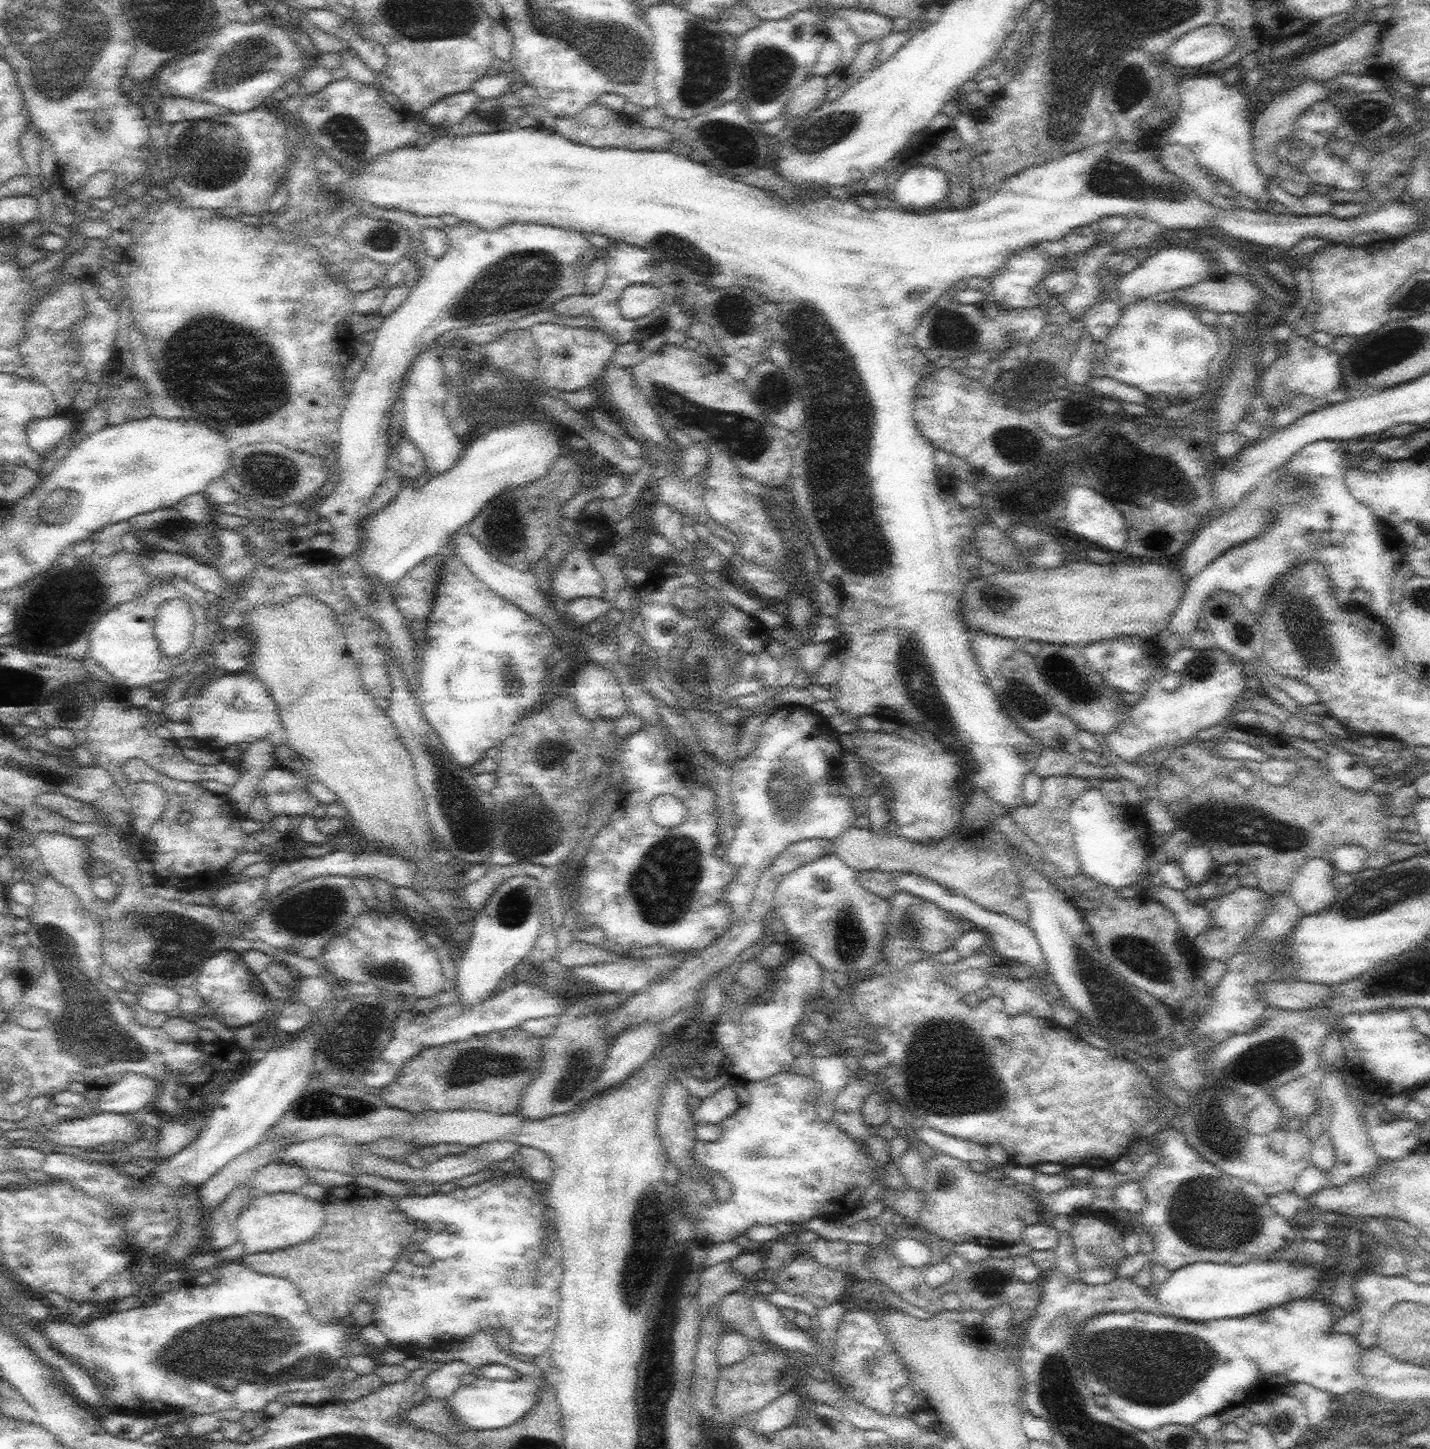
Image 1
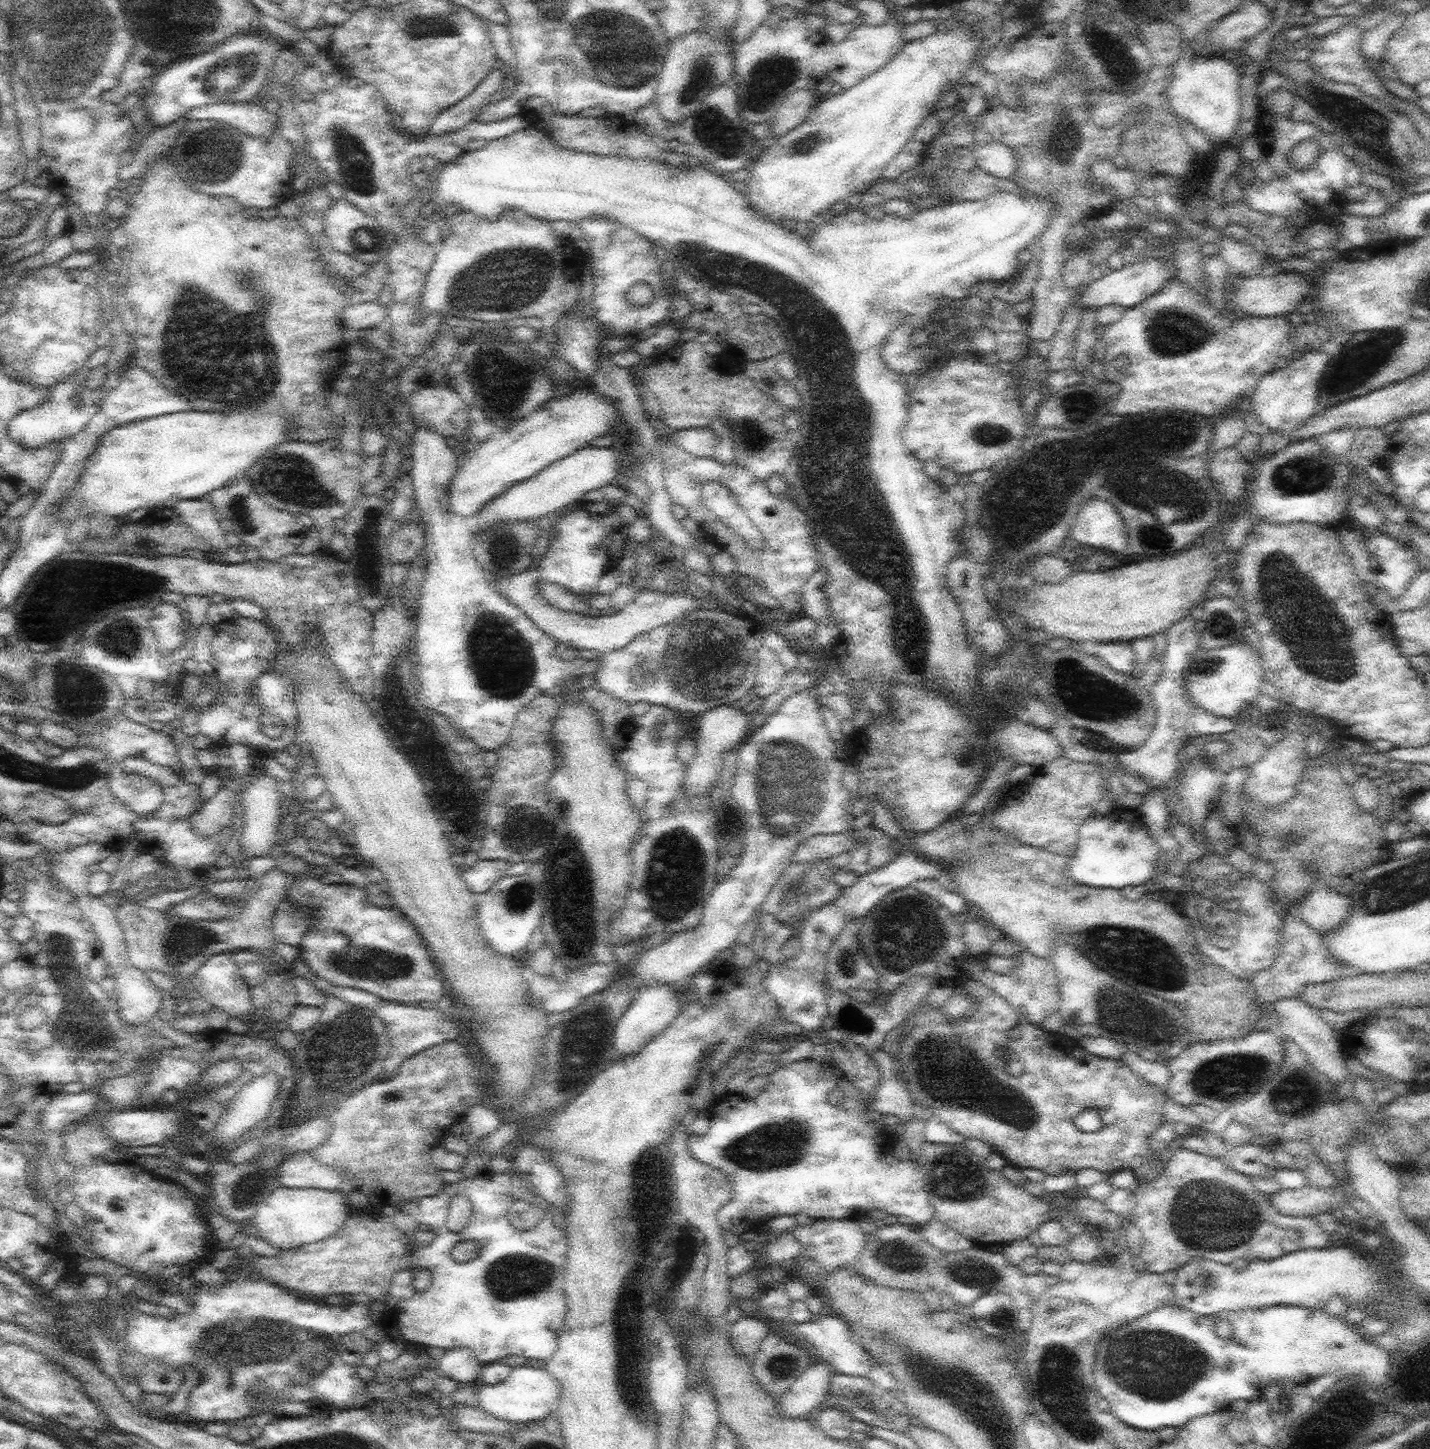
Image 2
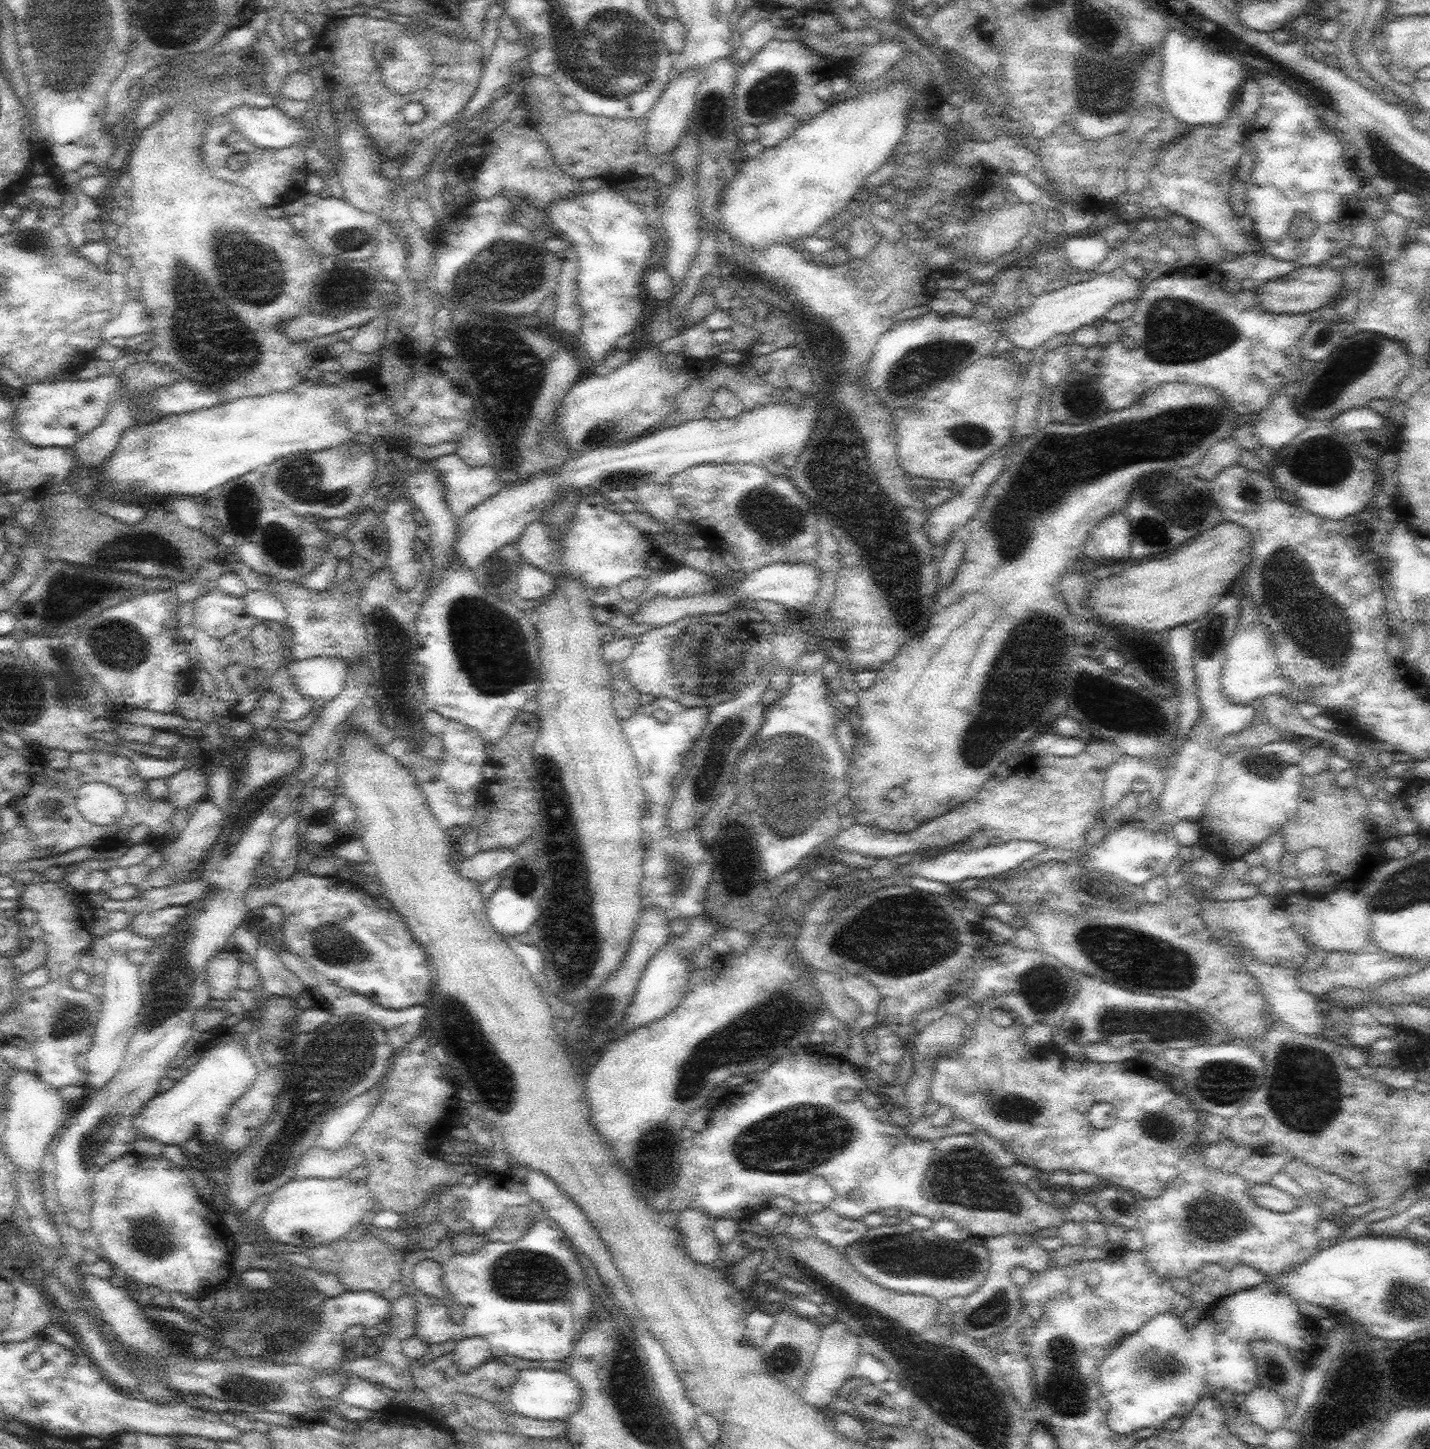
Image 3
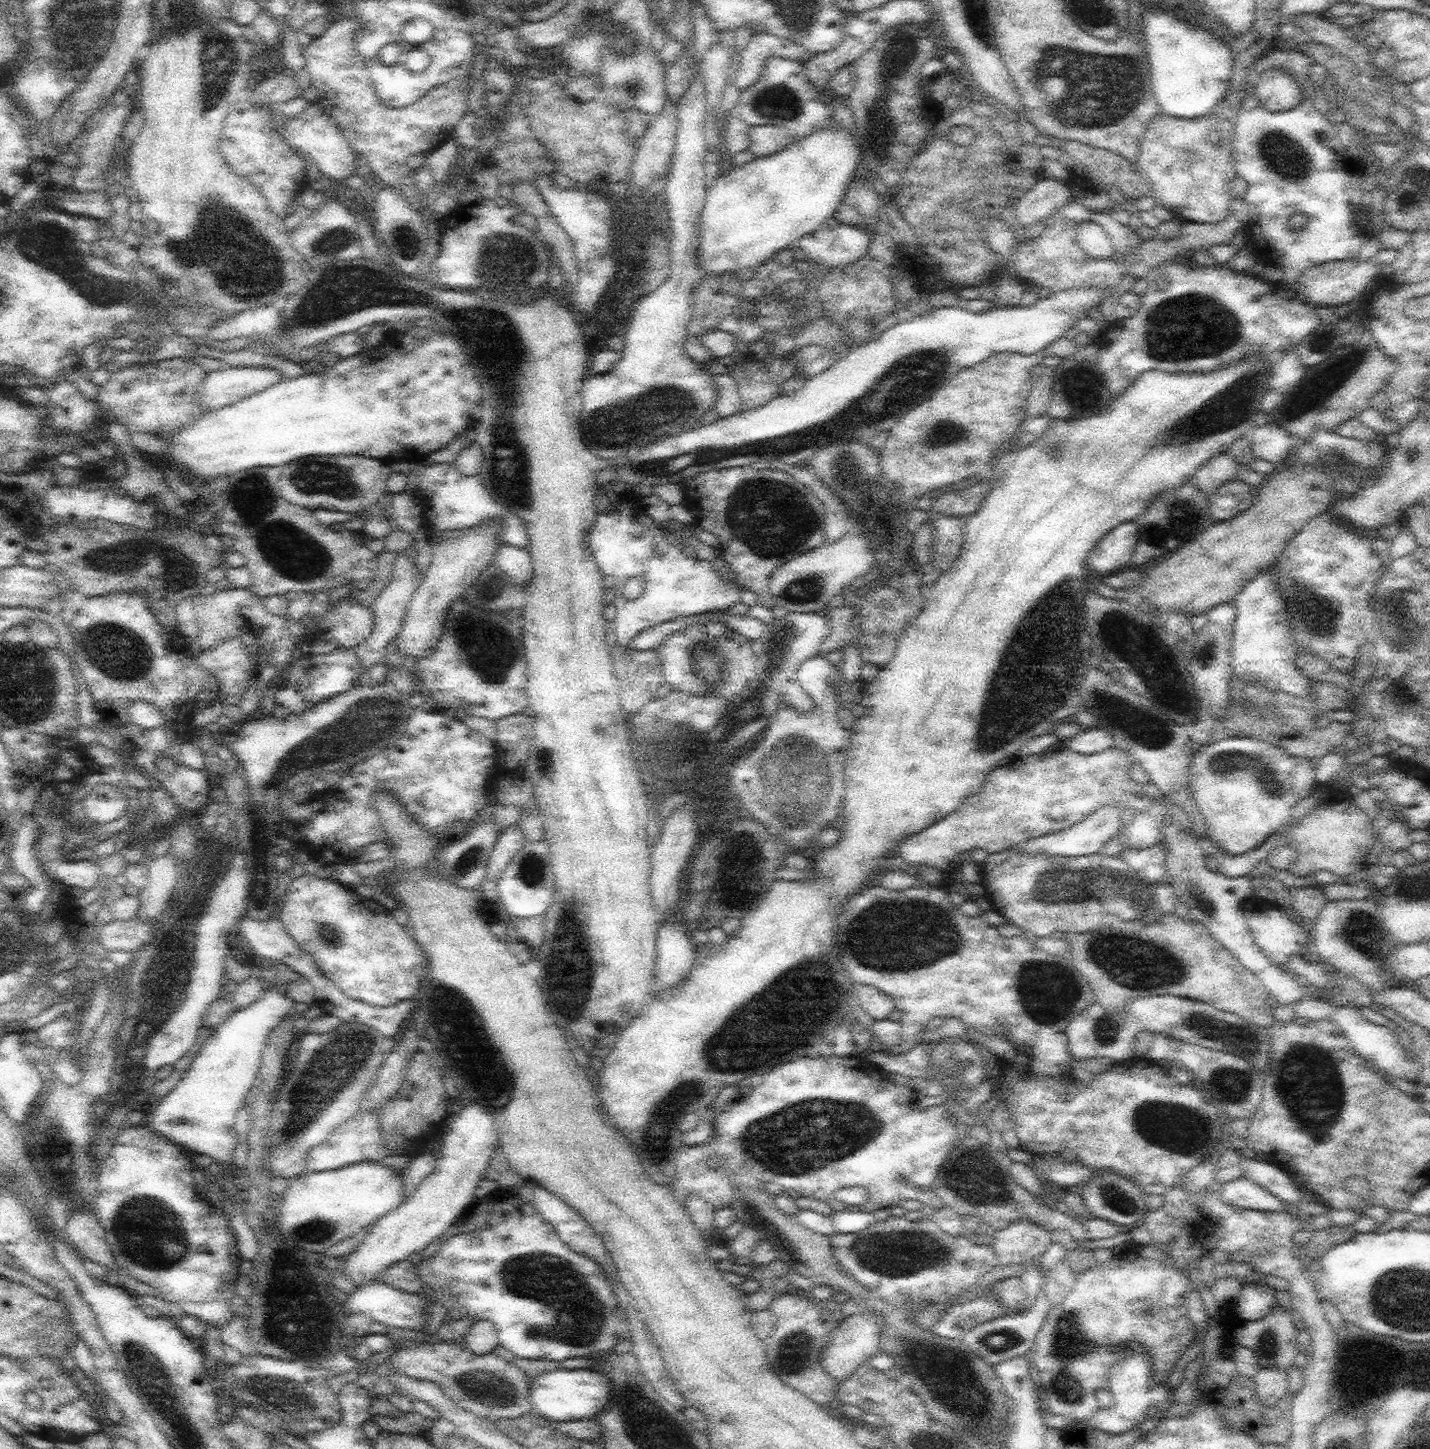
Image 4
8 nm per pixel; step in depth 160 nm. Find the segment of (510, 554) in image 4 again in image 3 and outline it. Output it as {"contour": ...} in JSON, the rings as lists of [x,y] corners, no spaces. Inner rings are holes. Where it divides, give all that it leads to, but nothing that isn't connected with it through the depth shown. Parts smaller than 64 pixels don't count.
{"contour":[[[524,559],[521,560],[516,579],[518,583],[517,599],[536,600],[542,596],[548,598],[557,587],[554,575]]]}

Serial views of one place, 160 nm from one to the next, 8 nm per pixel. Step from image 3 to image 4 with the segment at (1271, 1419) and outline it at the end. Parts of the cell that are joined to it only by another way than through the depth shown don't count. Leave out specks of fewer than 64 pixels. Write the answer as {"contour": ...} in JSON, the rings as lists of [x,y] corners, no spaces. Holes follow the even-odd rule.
{"contour":[[[1272,1367],[1261,1369],[1253,1380],[1256,1384],[1256,1396],[1265,1405],[1274,1406],[1285,1397],[1288,1392],[1289,1374],[1286,1369]]]}

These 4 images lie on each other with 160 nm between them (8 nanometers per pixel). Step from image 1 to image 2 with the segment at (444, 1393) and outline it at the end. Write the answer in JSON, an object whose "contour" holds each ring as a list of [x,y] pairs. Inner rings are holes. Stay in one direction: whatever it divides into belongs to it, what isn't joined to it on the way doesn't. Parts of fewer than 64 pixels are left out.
{"contour":[[[456,1348],[446,1351],[440,1360],[438,1370],[444,1376],[448,1376],[450,1380],[466,1384],[479,1377],[483,1367],[478,1362],[474,1352],[468,1350],[468,1348]]]}

